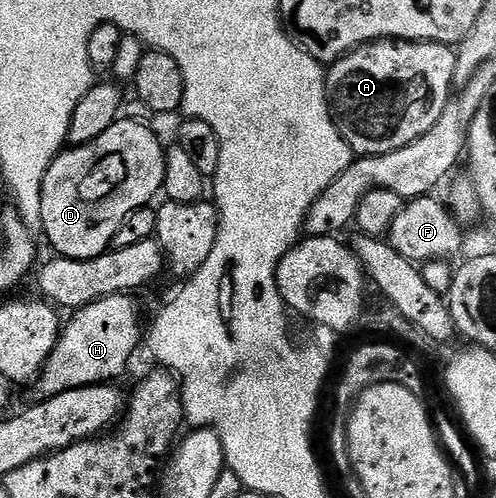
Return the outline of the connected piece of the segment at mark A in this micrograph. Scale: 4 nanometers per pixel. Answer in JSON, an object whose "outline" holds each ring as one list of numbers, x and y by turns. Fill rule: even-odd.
{"outline":[[384,38,378,42,366,42,356,50,350,50,342,58,330,63,326,71,327,103,335,117,335,126,356,155,384,154,405,144,413,144,445,112,445,104,450,100,454,87,454,66,456,51,441,42,401,42]]}

